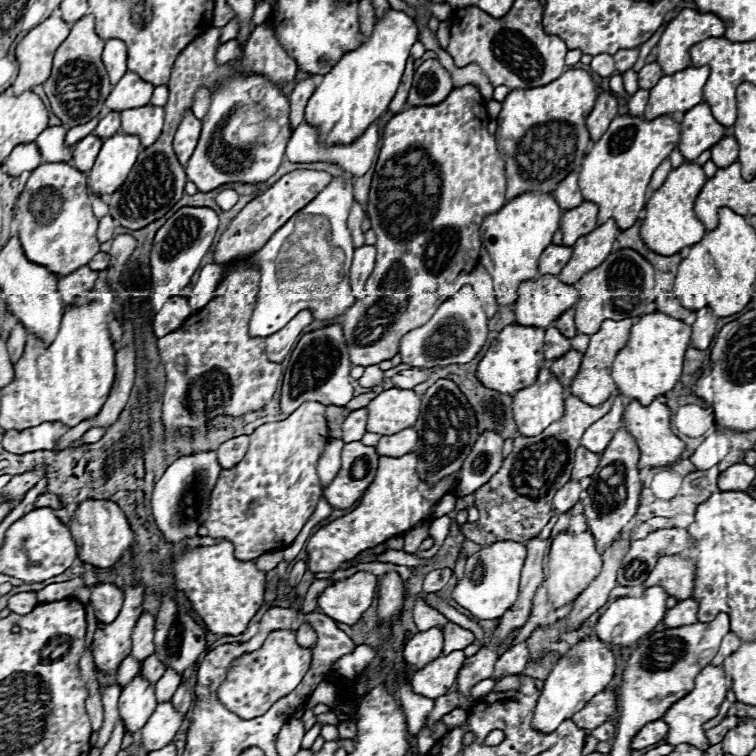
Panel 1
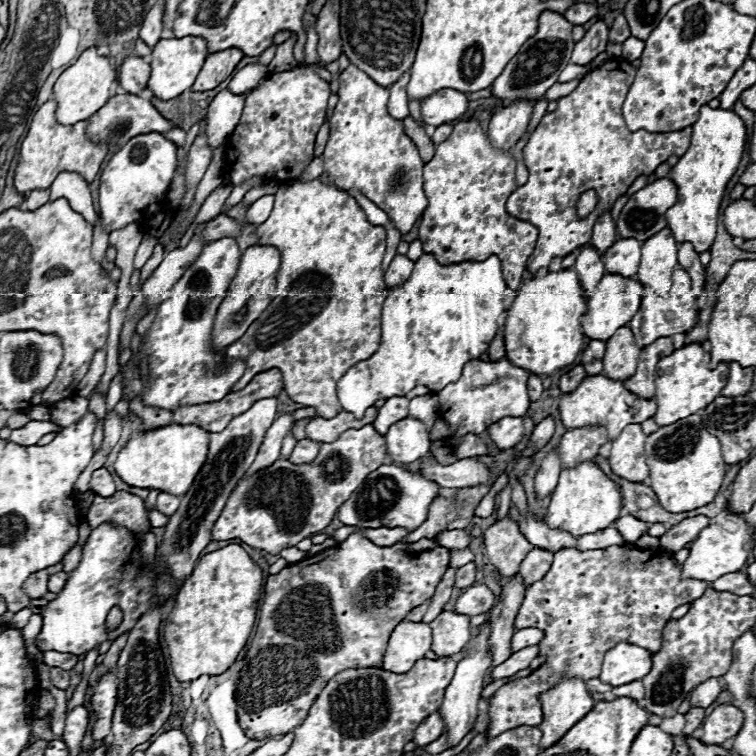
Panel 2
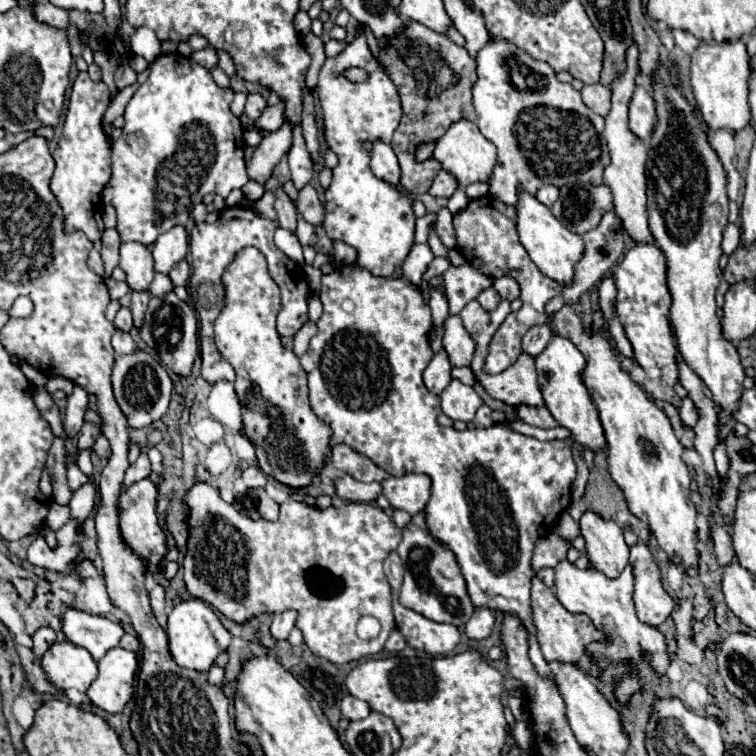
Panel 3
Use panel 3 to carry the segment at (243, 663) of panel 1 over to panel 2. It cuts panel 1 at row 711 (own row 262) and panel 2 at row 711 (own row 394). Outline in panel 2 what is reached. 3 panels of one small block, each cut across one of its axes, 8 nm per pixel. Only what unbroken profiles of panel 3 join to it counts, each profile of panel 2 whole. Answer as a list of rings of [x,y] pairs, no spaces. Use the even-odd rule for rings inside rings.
[[[358,530],[340,542],[338,548],[324,550],[298,564],[286,566],[278,574],[268,576],[260,622],[248,646],[250,660],[240,670],[236,692],[238,722],[246,734],[252,740],[264,740],[292,732],[296,726],[300,726],[300,722],[304,722],[312,702],[336,674],[350,668],[380,666],[380,660],[384,658],[380,652],[386,648],[392,630],[412,608],[432,598],[436,584],[448,568],[448,560],[448,548],[438,546],[434,540],[424,538],[414,544],[376,546]]]

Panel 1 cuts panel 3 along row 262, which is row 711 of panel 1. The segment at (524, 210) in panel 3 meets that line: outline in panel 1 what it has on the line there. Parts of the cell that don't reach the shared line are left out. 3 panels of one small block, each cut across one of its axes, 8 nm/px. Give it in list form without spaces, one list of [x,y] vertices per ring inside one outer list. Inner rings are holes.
[[[592,636],[582,638],[564,654],[564,658],[560,658],[560,662],[546,678],[544,690],[540,692],[540,698],[536,702],[532,726],[540,732],[554,732],[562,724],[562,720],[572,718],[572,714],[584,708],[588,700],[606,690],[606,686],[614,678],[614,670],[616,670],[616,658],[612,652],[612,644],[600,642],[600,638]]]

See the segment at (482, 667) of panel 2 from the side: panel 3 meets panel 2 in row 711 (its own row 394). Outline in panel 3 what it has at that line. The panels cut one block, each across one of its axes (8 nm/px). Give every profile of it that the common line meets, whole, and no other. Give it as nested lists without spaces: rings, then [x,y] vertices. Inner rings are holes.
[[[454,378],[448,384],[448,388],[440,394],[440,406],[442,406],[442,412],[448,414],[452,420],[470,422],[476,410],[482,406],[482,400],[472,386],[466,386]]]

